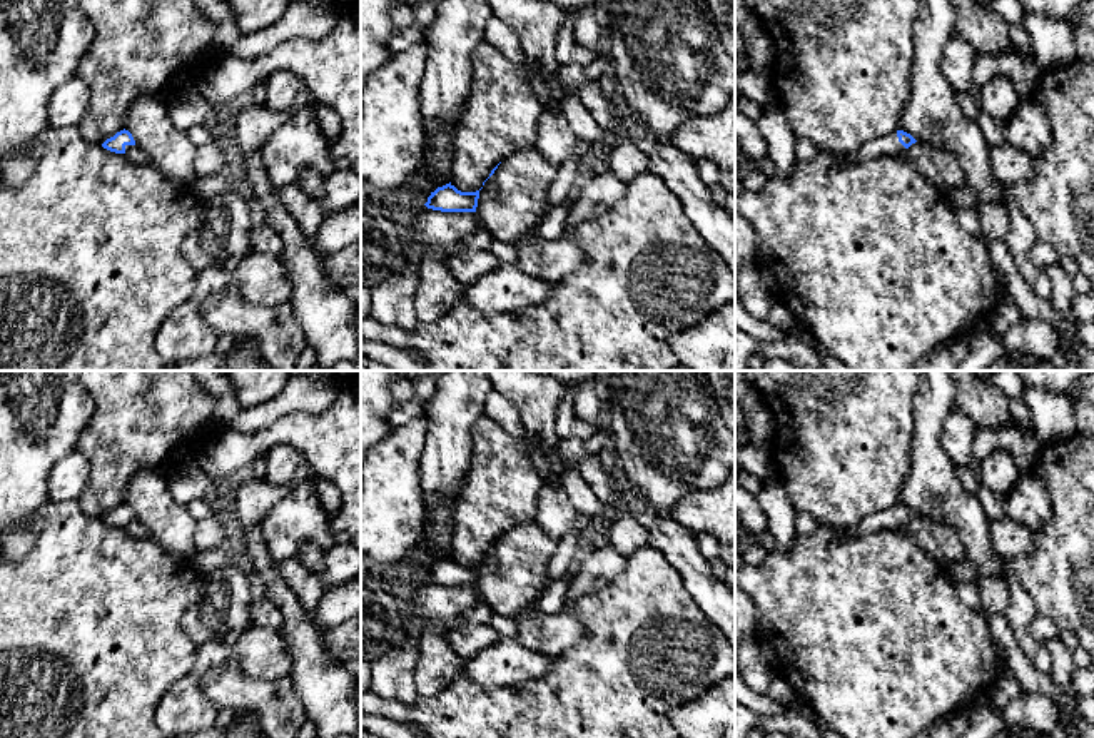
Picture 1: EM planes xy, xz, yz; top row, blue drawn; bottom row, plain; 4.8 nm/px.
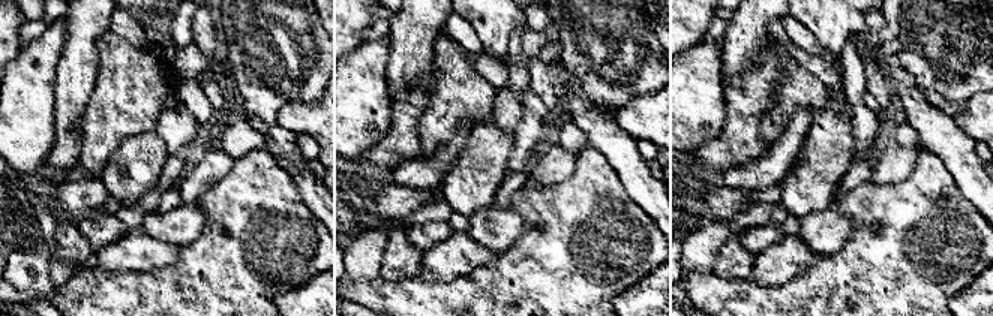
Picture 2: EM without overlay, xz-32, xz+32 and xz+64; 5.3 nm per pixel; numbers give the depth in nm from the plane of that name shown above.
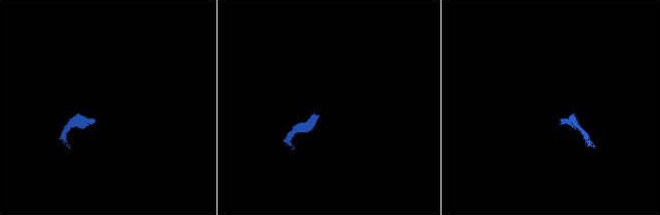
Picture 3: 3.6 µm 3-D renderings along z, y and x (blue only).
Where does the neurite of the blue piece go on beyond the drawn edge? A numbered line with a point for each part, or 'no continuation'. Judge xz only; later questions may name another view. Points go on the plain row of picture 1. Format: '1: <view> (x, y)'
no continuation

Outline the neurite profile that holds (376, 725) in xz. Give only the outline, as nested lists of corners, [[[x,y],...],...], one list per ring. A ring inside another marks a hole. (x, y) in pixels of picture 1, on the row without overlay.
[[[361,711],[361,728],[381,738],[419,738],[404,725]]]

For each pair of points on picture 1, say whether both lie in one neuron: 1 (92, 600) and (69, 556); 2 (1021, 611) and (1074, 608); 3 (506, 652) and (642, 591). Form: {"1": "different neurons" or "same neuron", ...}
{"1": "same neuron", "2": "different neurons", "3": "different neurons"}

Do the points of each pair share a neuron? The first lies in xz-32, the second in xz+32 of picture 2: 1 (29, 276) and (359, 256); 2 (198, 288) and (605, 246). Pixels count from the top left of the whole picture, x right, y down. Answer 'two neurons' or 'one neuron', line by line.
1: one neuron
2: one neuron

